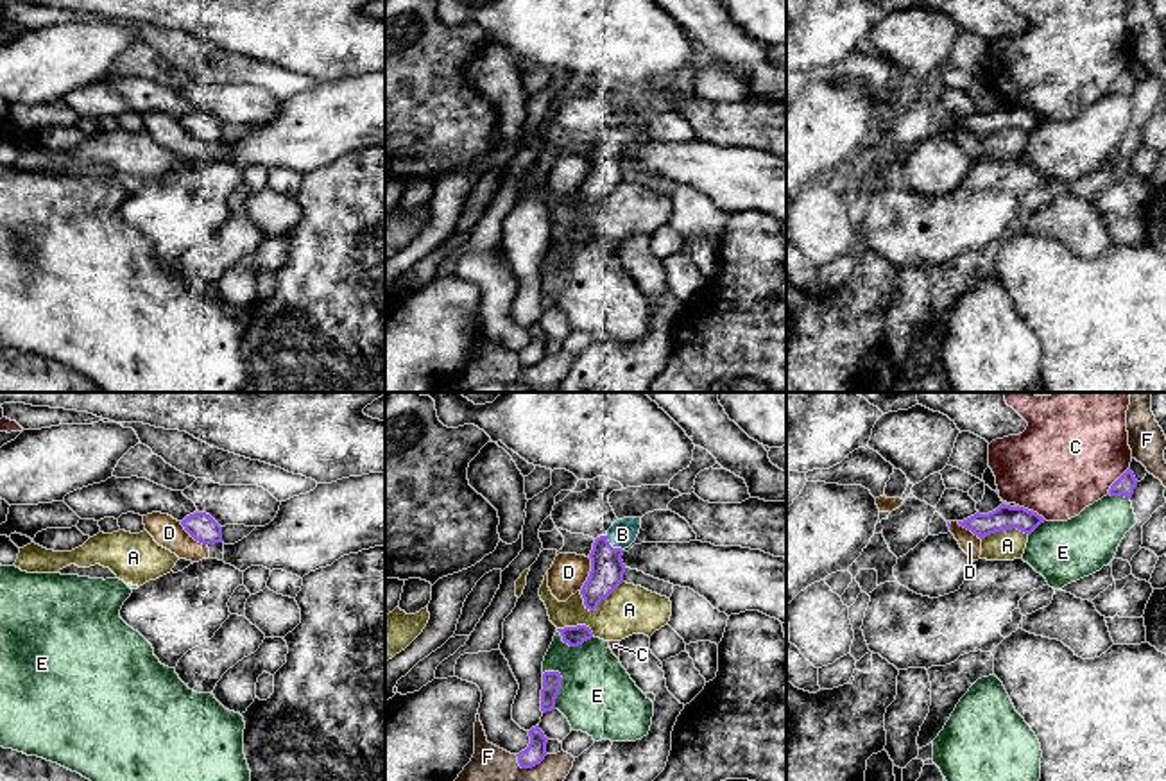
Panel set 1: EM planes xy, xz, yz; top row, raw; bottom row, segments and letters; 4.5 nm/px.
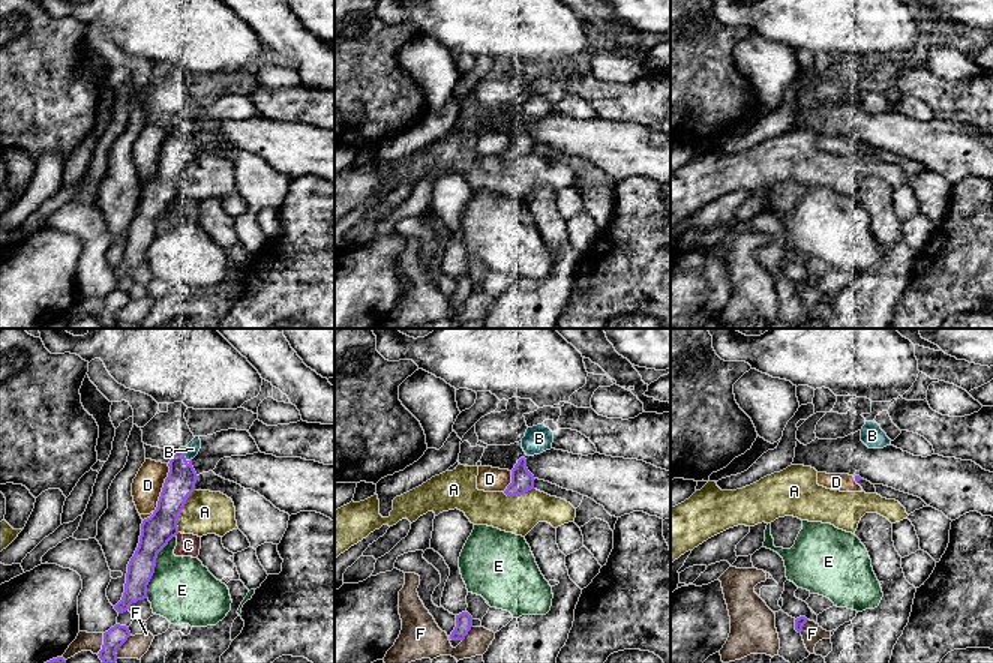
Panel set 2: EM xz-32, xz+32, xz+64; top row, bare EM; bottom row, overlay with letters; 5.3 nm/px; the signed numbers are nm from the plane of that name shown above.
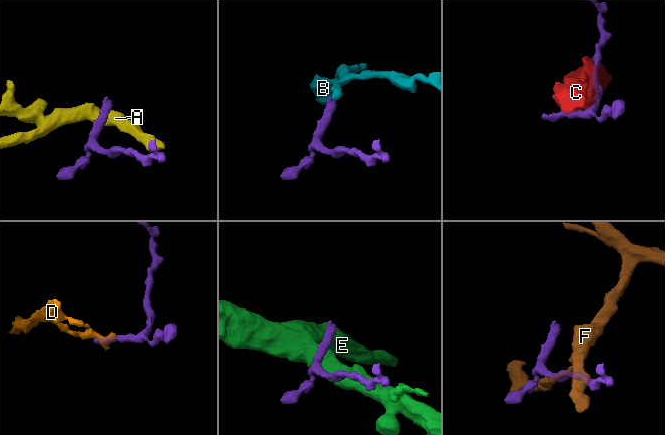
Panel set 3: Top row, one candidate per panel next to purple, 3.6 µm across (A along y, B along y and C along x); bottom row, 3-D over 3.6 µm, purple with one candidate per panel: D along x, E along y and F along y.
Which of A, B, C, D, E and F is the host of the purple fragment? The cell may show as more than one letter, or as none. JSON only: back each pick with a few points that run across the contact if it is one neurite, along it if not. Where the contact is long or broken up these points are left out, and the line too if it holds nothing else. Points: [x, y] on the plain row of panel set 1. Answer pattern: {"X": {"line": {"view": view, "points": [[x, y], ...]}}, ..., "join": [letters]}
{"join": ["B"]}

